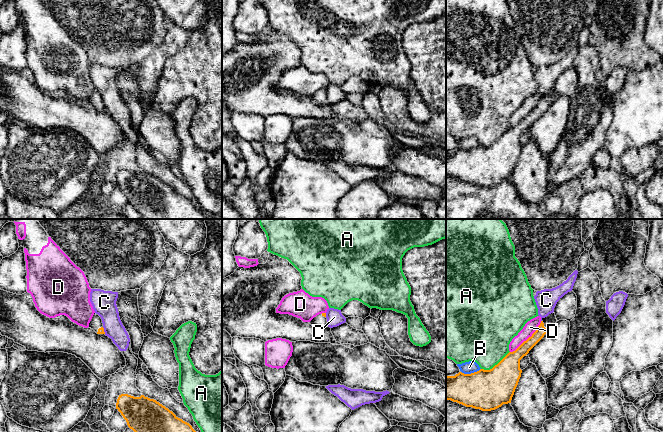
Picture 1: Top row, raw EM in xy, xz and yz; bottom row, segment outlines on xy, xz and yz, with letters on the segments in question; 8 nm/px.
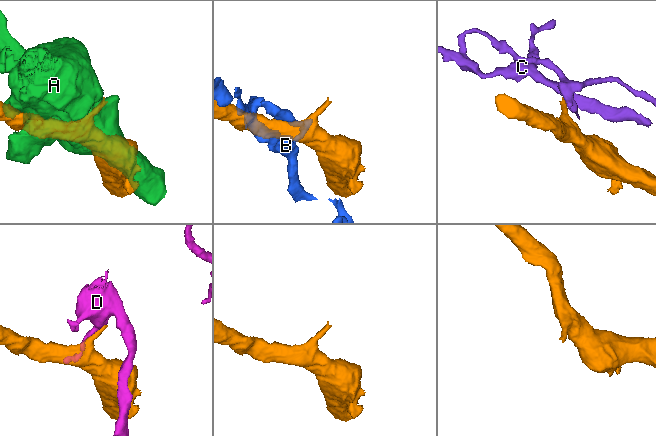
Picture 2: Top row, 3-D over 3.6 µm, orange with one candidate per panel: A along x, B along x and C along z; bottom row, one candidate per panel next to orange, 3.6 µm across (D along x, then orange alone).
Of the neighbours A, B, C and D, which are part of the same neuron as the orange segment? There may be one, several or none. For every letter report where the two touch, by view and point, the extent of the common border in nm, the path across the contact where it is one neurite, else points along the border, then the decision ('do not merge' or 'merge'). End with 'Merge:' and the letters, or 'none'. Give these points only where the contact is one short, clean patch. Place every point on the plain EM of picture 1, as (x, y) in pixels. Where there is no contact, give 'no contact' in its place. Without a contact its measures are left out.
A: contact yz (495, 141); length 280 nm; do not merge
B: contact yz (471, 149); length 160 nm; do not merge
C: contact xy (103, 106); length 60 nm; border xy (102, 103), (105, 109); do not merge
D: contact yz (528, 114); length 360 nm; do not merge
Merge: none

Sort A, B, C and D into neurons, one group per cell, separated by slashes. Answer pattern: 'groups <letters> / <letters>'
groups A / B / C / D

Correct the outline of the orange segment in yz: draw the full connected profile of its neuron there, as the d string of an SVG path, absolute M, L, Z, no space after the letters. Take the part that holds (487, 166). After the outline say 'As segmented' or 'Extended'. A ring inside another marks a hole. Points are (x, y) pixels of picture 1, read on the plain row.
M554 88L542 94L532 112L490 146L480 145L471 150L459 148L455 152L446 152L446 176L482 187L495 186L511 179L522 149L520 136L556 98Z. Extended

